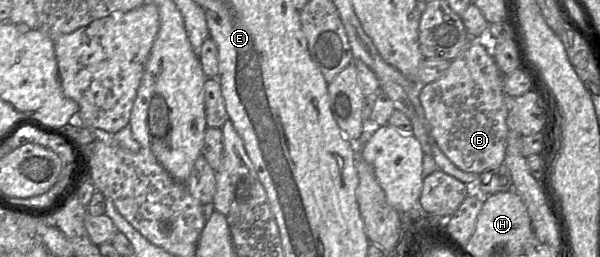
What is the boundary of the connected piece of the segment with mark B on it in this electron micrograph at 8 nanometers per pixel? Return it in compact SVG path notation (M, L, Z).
M489 26L480 37L471 37L462 52L451 61L447 72L438 80L421 85L420 101L425 111L430 134L447 158L459 169L480 174L504 163L506 148L506 108L502 73L487 50Z

